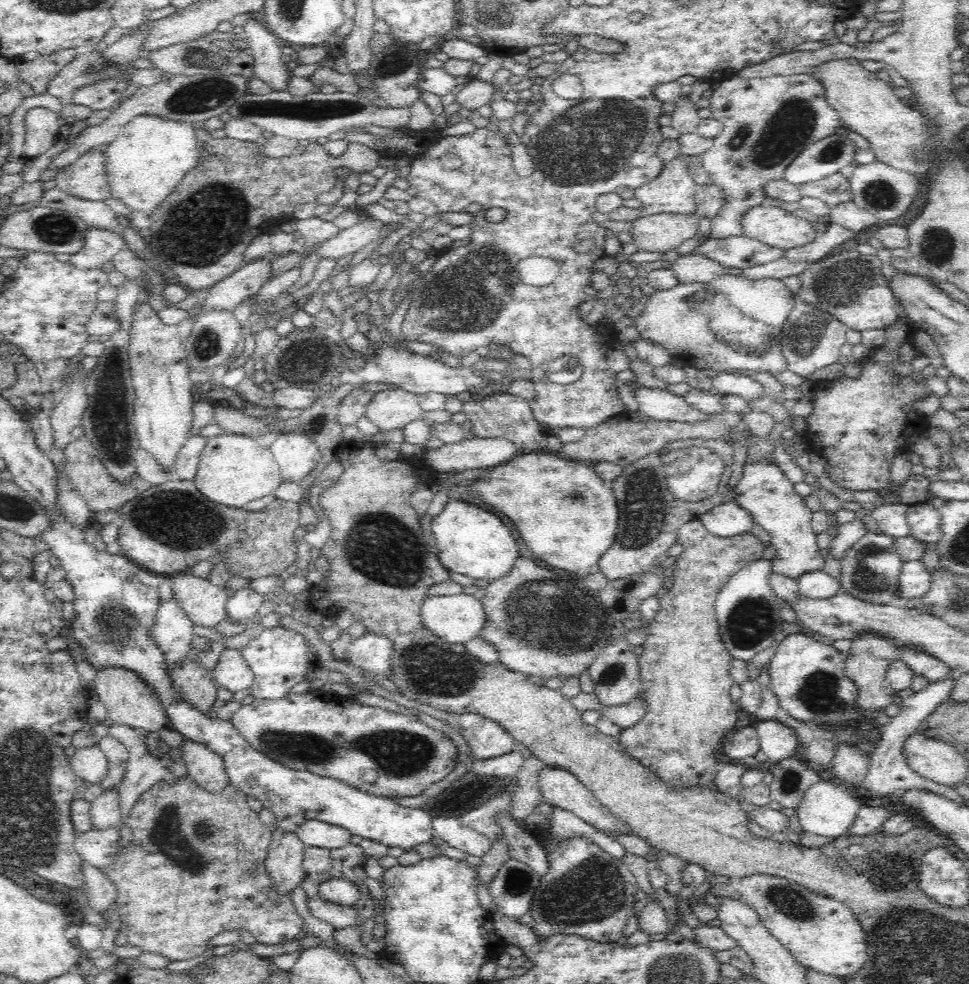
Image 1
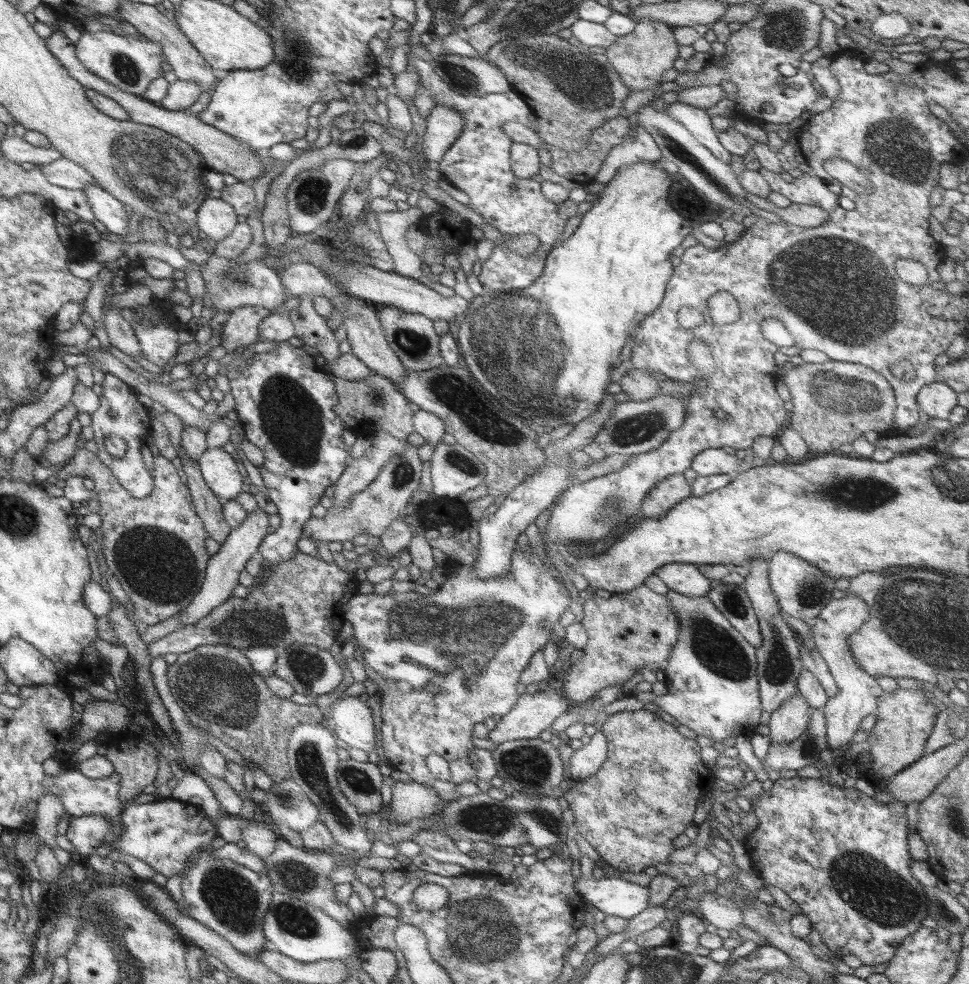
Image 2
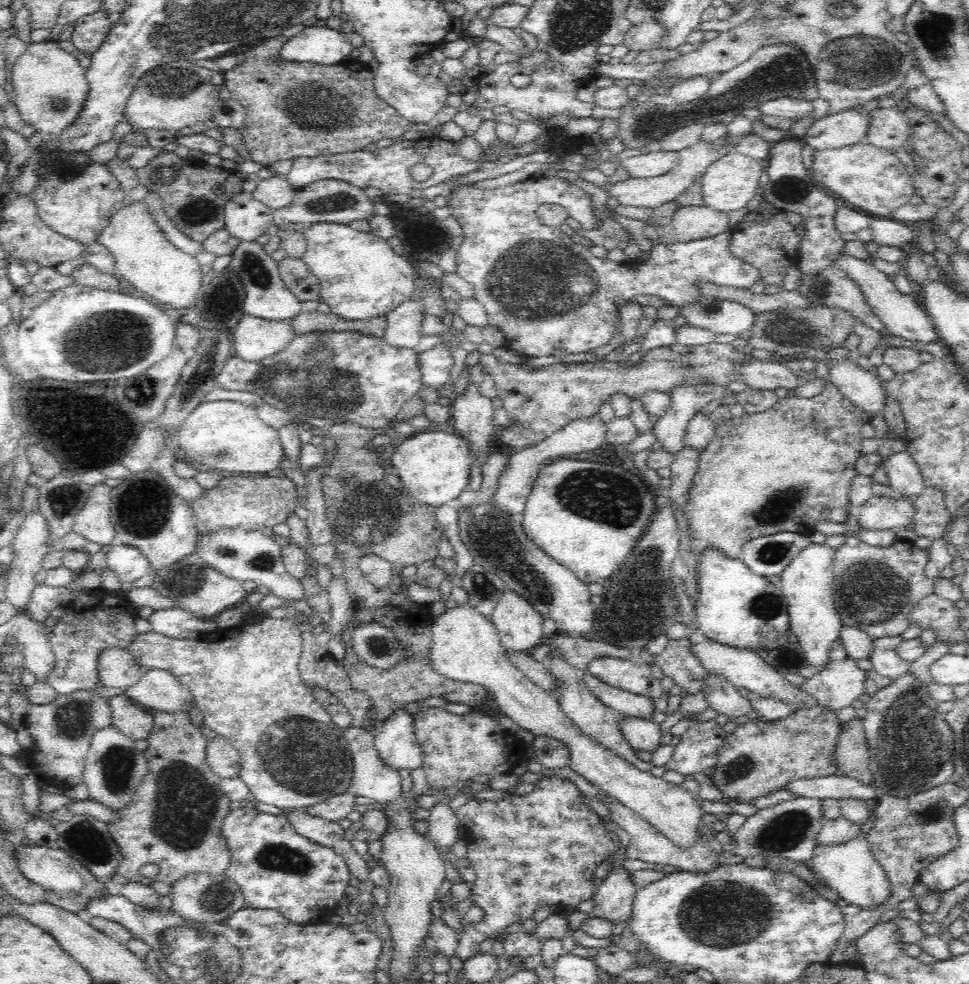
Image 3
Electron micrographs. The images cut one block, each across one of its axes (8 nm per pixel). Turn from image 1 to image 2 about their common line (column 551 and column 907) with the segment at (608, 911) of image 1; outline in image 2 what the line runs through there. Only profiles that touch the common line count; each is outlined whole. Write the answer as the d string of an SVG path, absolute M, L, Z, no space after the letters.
M799 776L797 778L787 778L787 780L785 778L775 780L769 792L761 790L761 794L753 800L751 810L757 816L759 824L747 838L743 838L743 844L749 850L753 872L757 872L757 876L763 880L765 886L769 884L769 886L781 888L791 900L795 900L795 904L799 906L801 916L805 916L811 922L811 928L815 928L819 932L821 942L825 944L825 948L829 952L833 952L837 958L843 958L843 956L849 954L849 956L855 956L865 966L875 966L875 964L889 962L893 958L895 950L899 948L899 942L921 928L919 922L923 918L927 918L927 900L925 900L925 894L923 894L923 886L909 874L911 858L907 854L909 848L907 848L907 820L905 820L905 816L893 814L887 804L875 802L873 798L865 796L863 792L857 792L855 788L847 792L847 790L843 790L839 786L831 786L829 782L825 782L821 778L811 780L811 778L799 778Z

